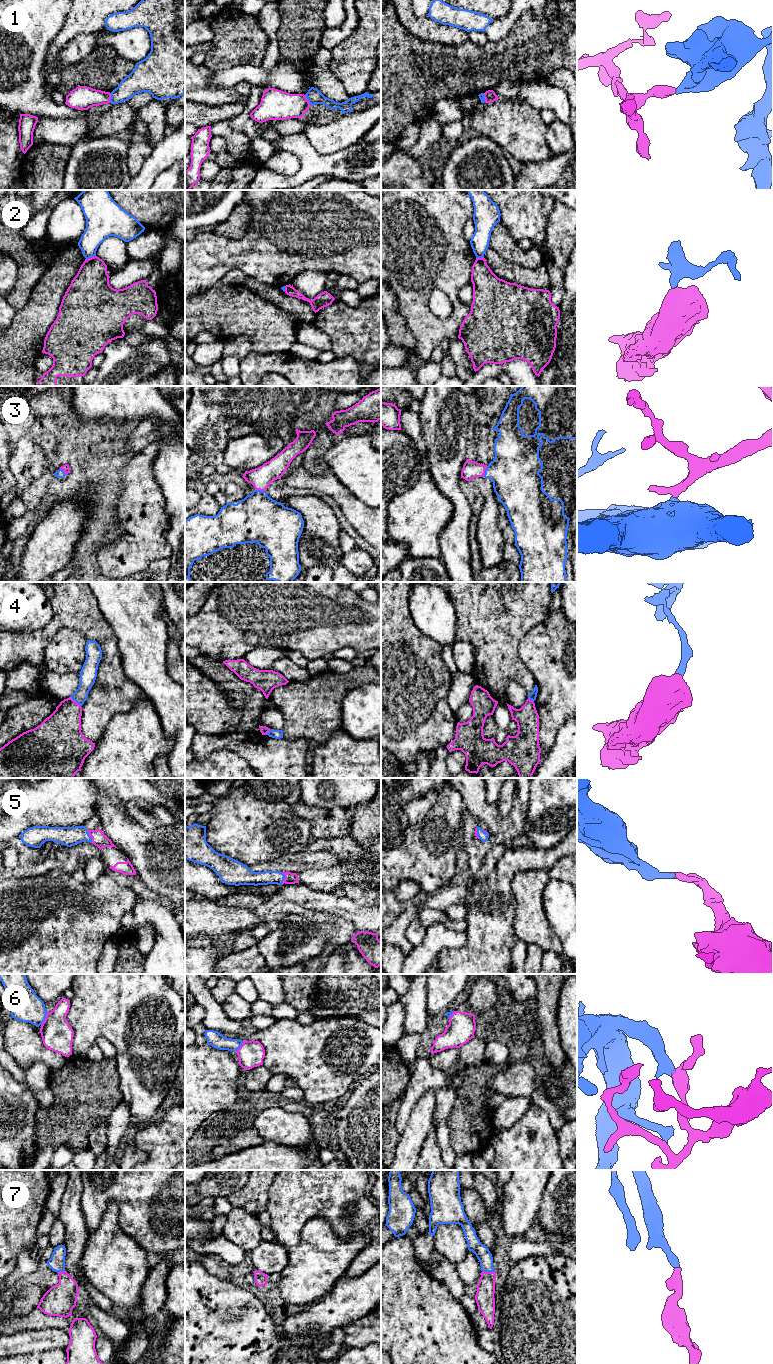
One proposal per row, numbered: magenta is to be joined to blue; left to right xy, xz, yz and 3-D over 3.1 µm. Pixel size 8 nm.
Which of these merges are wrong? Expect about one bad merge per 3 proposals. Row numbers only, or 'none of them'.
1, 2, 4

